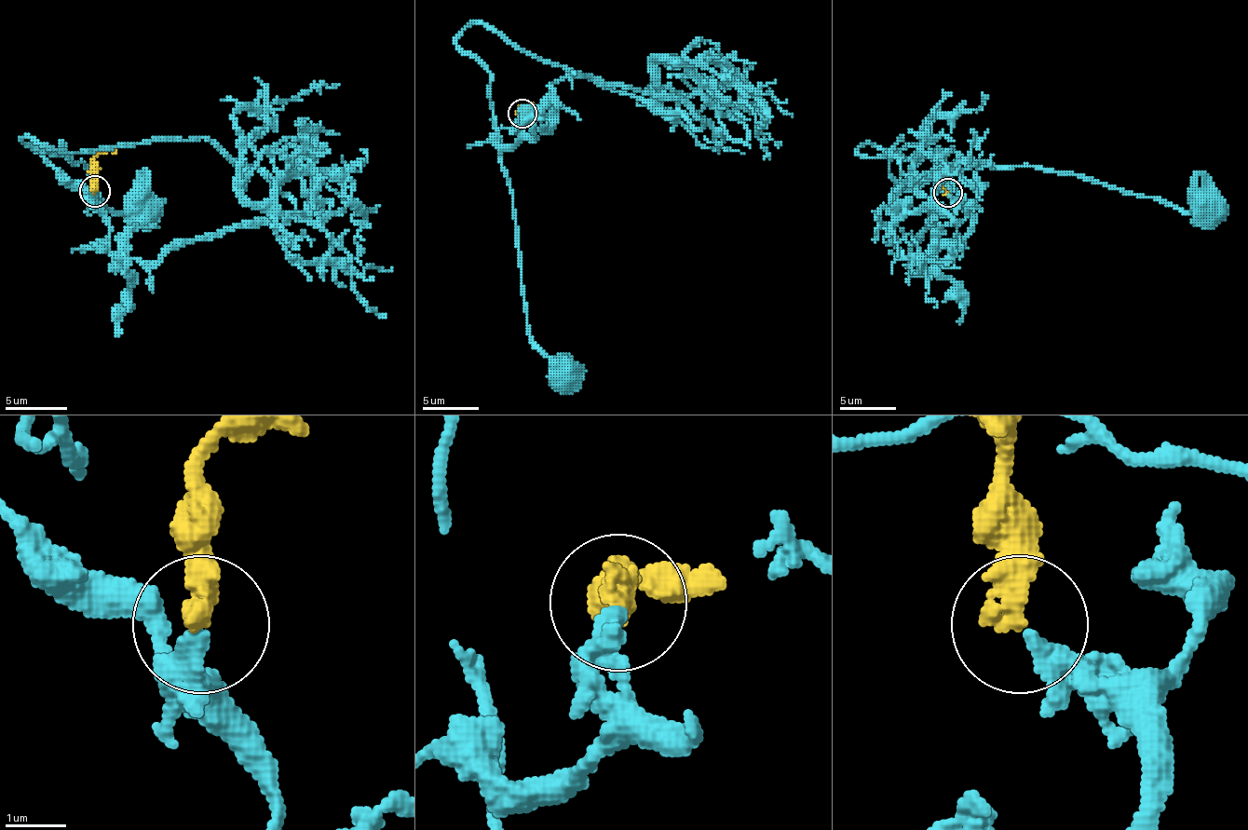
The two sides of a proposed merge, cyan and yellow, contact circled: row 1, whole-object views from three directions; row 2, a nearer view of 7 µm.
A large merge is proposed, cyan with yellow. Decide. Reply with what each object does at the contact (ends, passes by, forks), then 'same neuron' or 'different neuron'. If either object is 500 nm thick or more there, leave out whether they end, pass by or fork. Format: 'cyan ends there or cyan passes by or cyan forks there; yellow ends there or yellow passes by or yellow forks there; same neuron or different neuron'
cyan ends there; yellow ends there; same neuron

